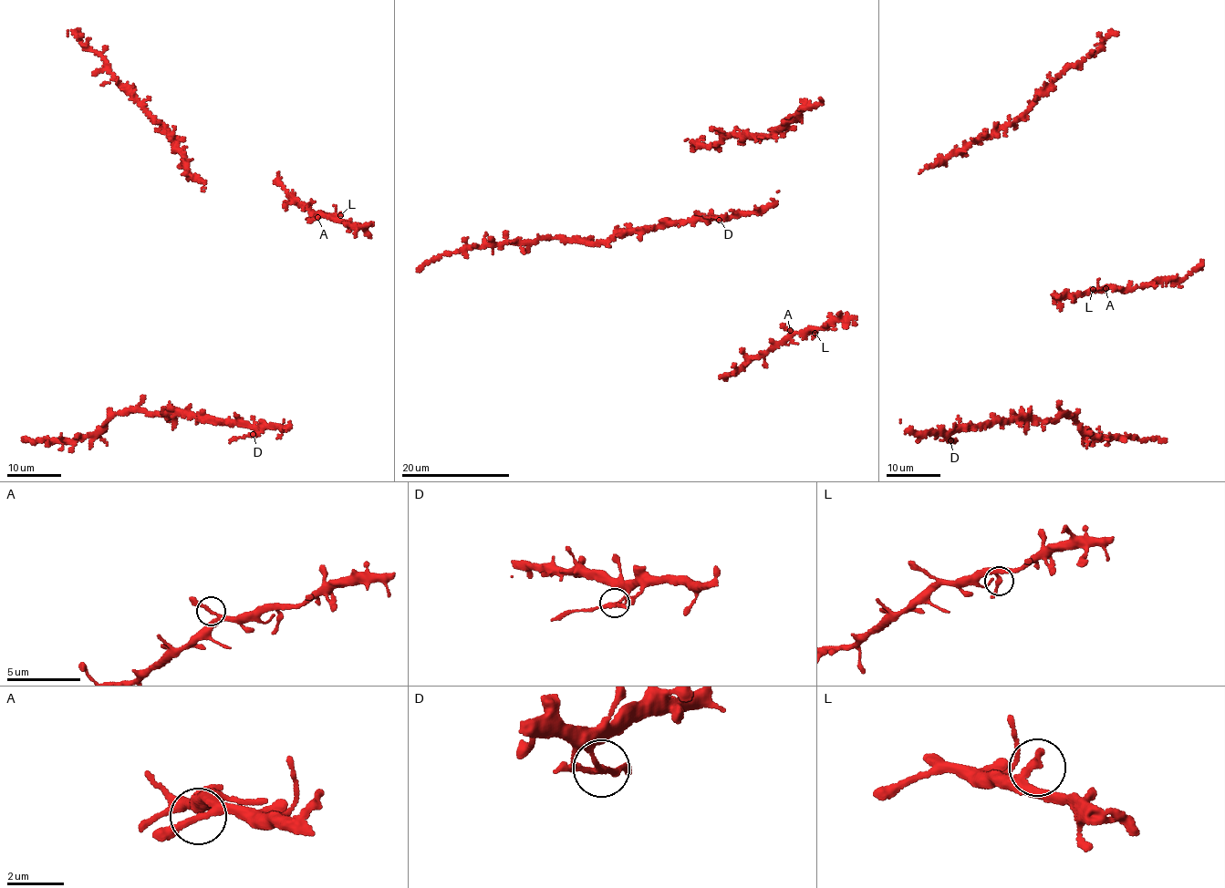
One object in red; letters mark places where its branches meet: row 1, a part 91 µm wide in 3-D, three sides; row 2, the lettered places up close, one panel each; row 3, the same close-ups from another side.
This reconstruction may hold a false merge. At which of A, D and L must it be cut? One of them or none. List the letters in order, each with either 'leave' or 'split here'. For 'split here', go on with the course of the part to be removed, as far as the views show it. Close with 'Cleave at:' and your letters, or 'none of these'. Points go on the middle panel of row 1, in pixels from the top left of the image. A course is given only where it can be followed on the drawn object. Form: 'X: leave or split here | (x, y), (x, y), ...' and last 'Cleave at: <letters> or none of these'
A: leave
D: split here | (719, 220), (694, 212)
L: leave
Cleave at: D

